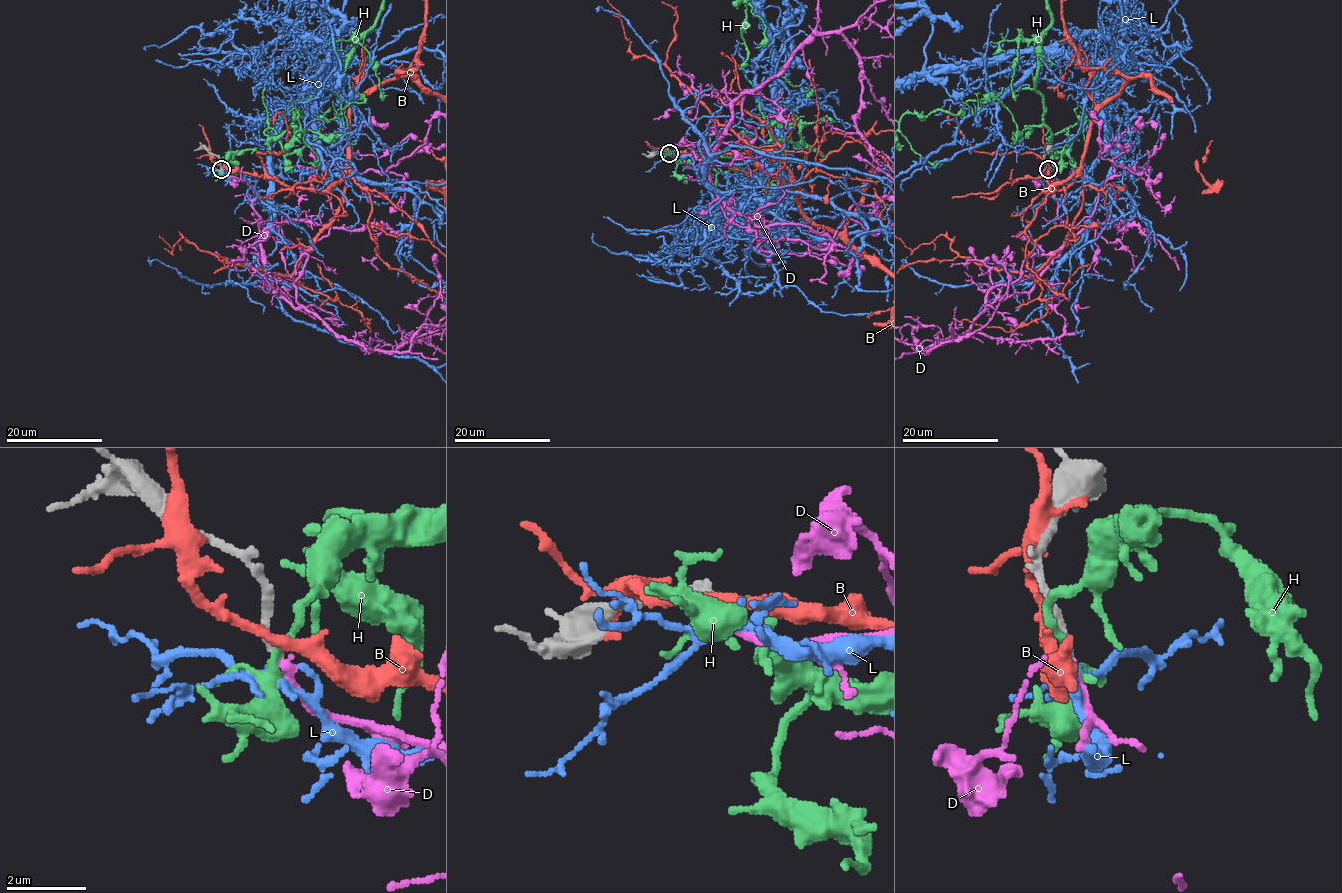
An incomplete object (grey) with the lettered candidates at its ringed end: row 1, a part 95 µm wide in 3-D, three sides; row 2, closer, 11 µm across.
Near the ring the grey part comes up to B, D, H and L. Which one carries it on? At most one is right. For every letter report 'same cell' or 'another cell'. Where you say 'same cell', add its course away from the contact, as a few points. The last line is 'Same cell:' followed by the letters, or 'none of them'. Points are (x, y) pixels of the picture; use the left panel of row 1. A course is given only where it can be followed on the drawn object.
B: another cell
D: same cell
H: another cell
L: another cell
Same cell: D

